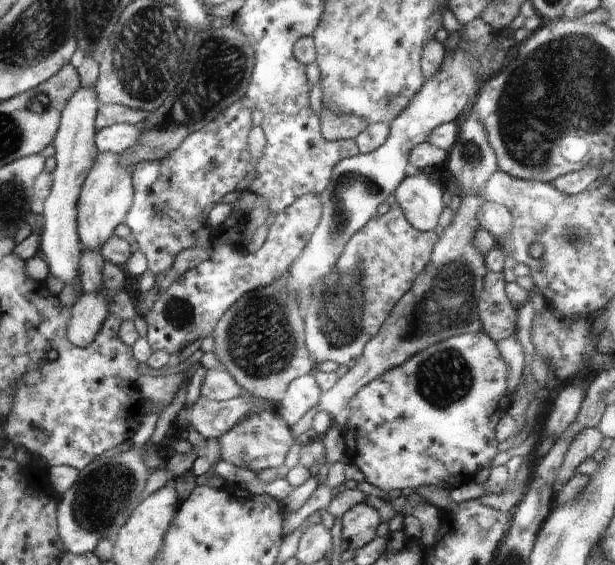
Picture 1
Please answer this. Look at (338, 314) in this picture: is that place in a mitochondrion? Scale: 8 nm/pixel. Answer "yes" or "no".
yes

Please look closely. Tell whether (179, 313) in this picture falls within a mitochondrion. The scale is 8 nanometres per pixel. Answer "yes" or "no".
yes

